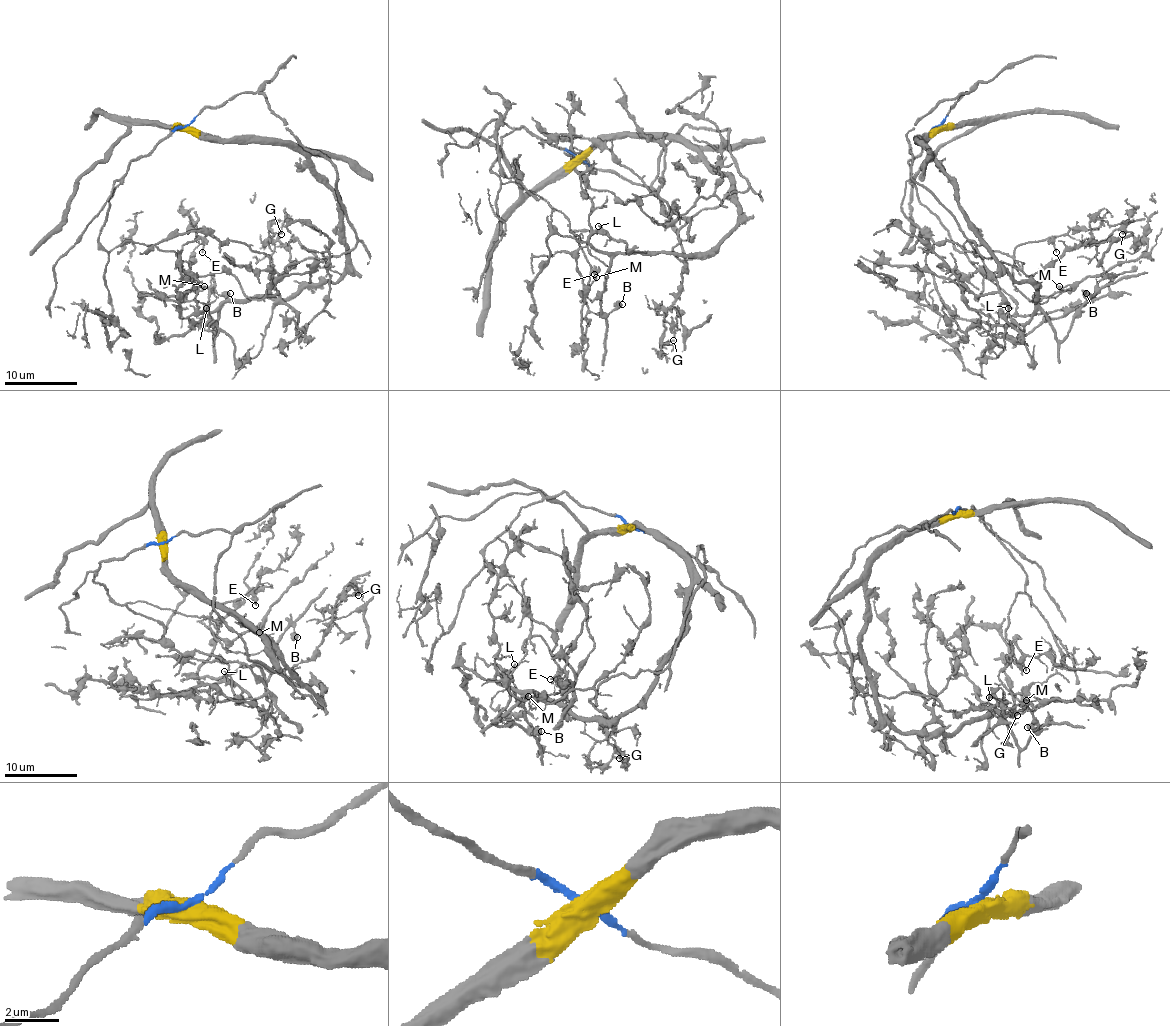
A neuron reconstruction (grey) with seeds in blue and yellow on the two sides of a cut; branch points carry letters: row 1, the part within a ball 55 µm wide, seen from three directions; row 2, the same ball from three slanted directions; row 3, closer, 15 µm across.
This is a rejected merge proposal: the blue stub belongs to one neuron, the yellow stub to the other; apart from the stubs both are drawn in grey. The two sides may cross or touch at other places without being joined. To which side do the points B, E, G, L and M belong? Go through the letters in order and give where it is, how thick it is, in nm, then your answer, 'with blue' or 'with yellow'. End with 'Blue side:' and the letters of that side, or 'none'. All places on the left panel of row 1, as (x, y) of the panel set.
B: at (230, 293); 600 nm thick; with yellow
E: at (202, 252); 140 nm thick; with blue
G: at (281, 234); 160 nm thick; with blue
L: at (206, 308); 130 nm thick; with yellow
M: at (204, 286); 170 nm thick; with blue
Blue side: E, G, M

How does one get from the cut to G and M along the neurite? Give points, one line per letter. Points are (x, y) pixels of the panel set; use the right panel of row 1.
G: (940, 127), (966, 92), (940, 100), (907, 132), (913, 178), (975, 254), (1029, 274), (1066, 251), (1122, 234)
M: (940, 127), (909, 163), (916, 198), (953, 245), (1013, 260), (1027, 300), (1069, 287), (1058, 285)

